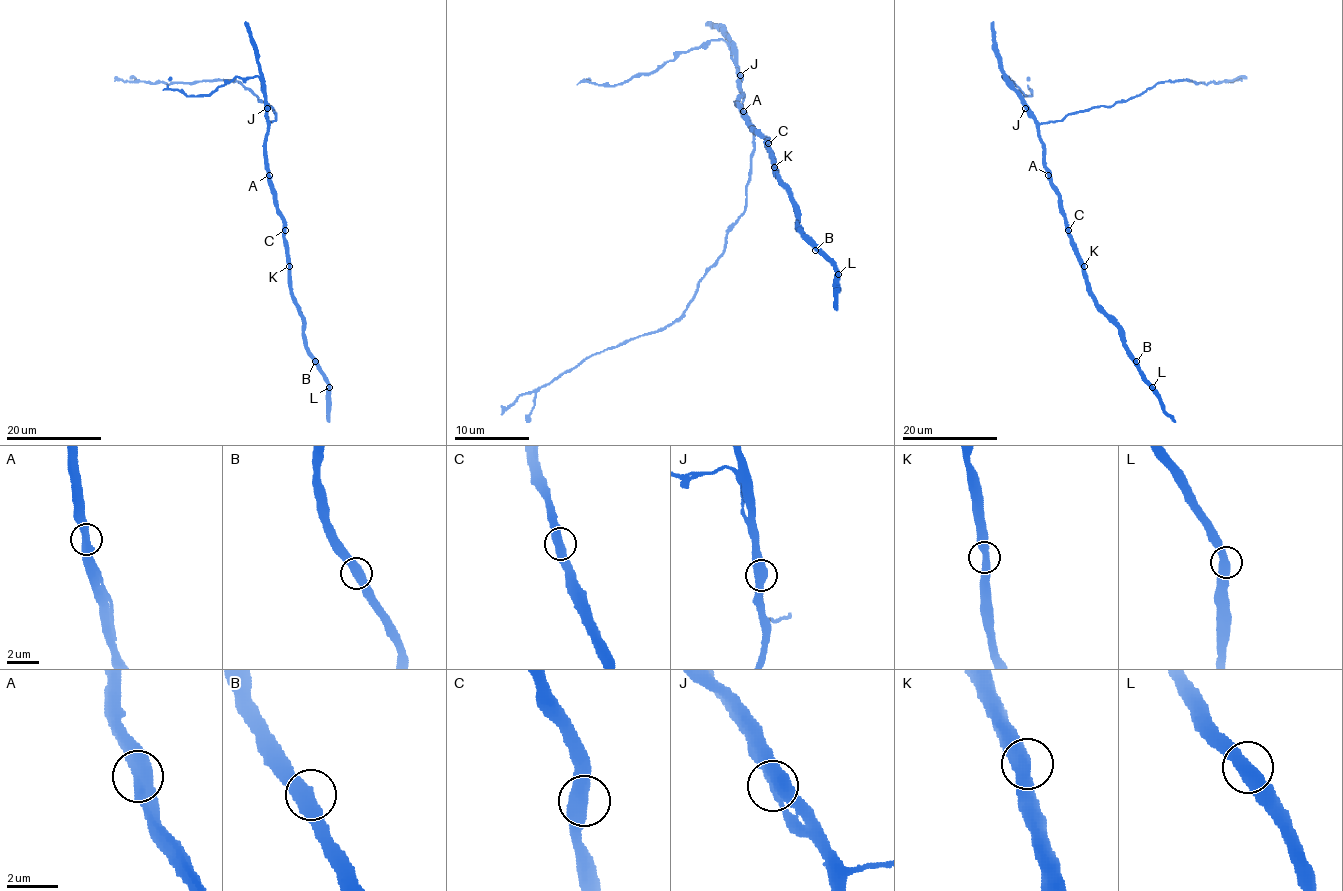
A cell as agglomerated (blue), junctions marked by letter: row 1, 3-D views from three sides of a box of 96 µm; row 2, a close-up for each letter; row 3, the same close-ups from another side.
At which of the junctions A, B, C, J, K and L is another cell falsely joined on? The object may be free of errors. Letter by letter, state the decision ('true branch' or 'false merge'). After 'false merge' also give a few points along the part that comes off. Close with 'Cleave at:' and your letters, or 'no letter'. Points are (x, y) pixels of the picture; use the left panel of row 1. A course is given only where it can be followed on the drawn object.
A: true branch
B: true branch
C: true branch
J: true branch
K: true branch
L: true branch
Cleave at: no letter

